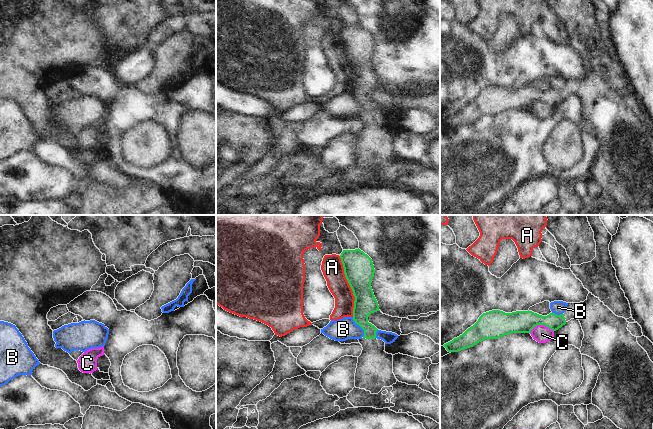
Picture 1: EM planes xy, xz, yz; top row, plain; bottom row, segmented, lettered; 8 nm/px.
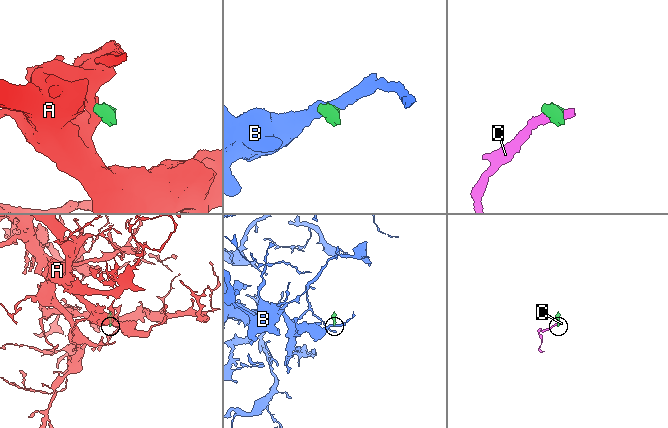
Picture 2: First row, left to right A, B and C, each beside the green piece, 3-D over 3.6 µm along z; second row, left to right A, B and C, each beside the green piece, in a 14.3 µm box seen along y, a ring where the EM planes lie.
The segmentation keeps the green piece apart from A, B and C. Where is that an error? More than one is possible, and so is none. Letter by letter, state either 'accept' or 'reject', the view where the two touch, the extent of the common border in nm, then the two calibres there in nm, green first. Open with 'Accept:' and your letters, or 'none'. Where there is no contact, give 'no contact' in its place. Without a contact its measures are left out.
Accept: none
A: reject | xz | 500 nm | 240/170 nm
B: reject | xz | 180 nm | 180/180 nm
C: reject | yz | 200 nm | 180/140 nm

